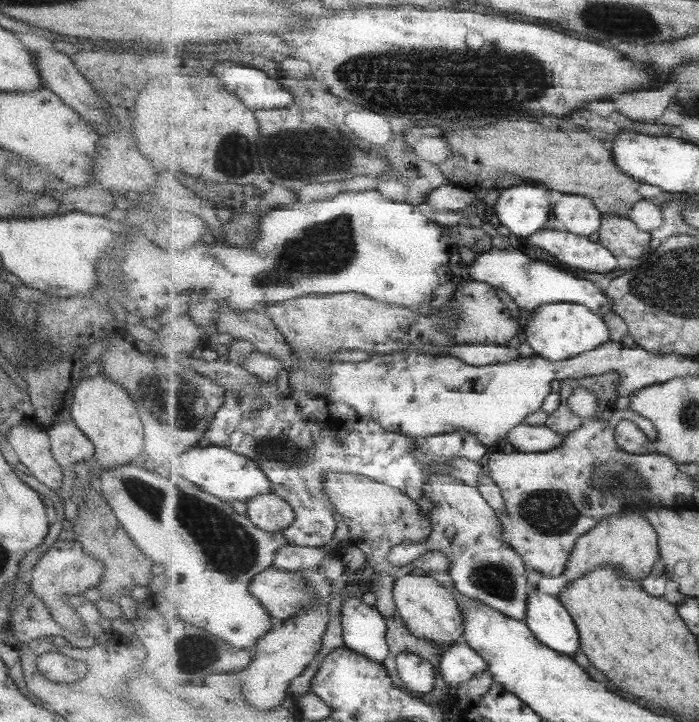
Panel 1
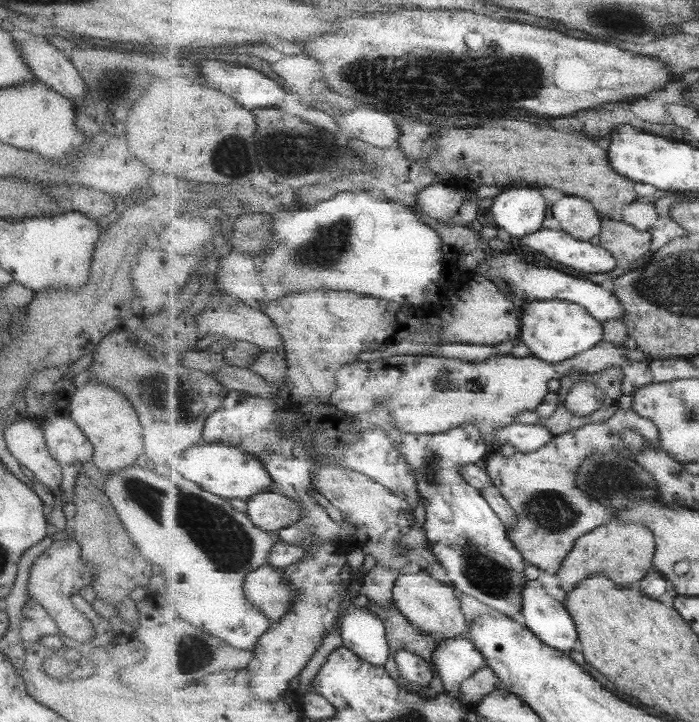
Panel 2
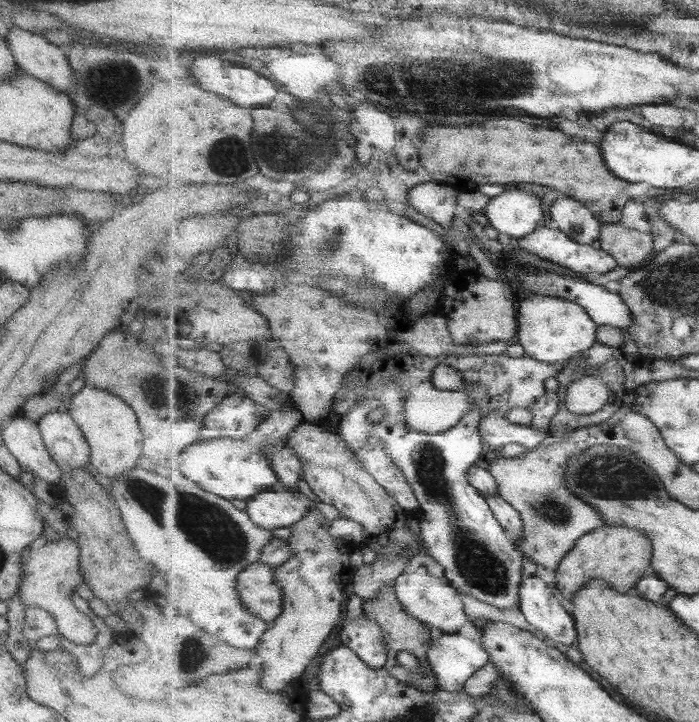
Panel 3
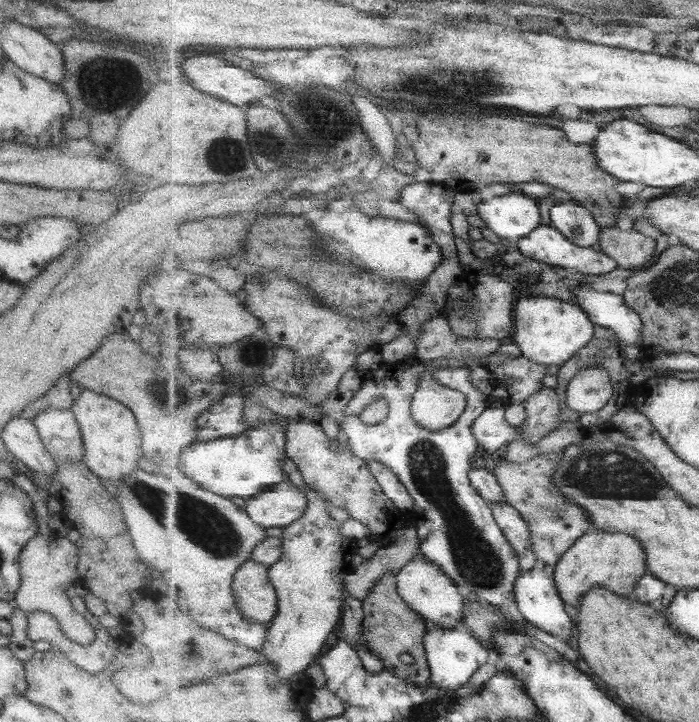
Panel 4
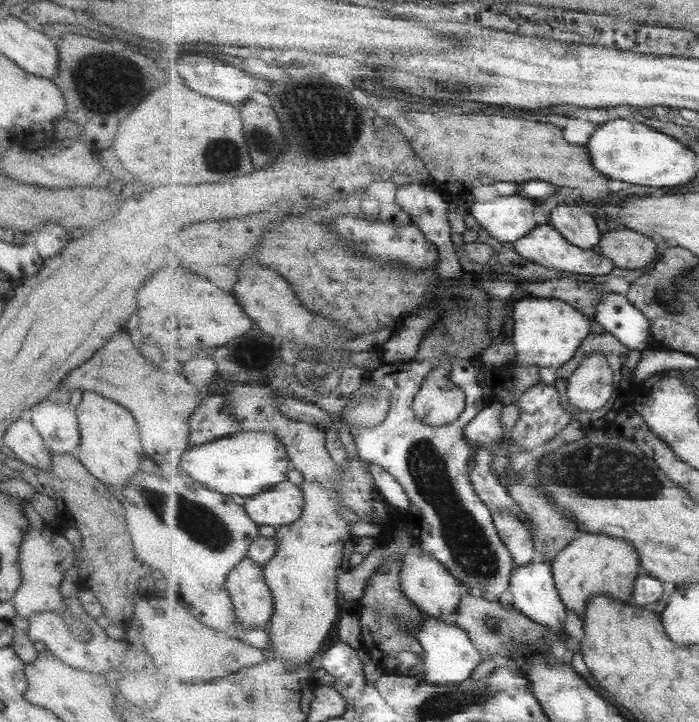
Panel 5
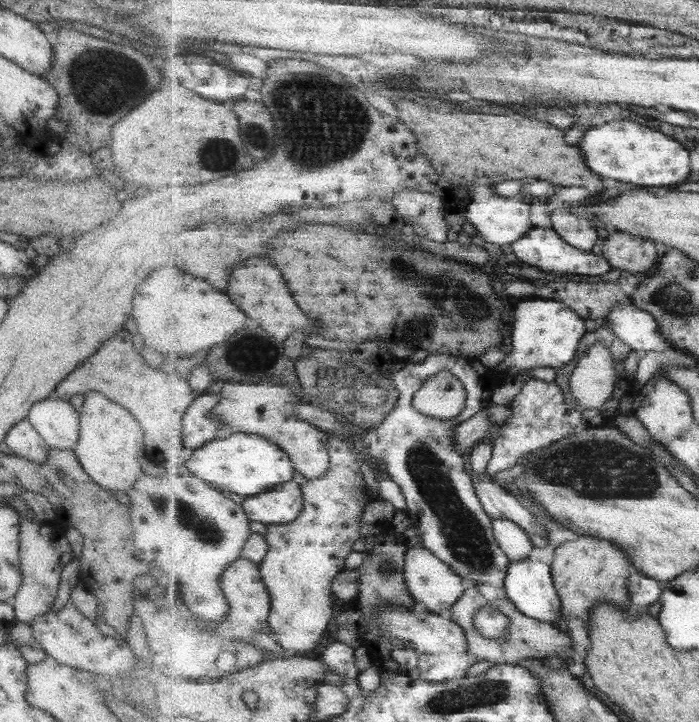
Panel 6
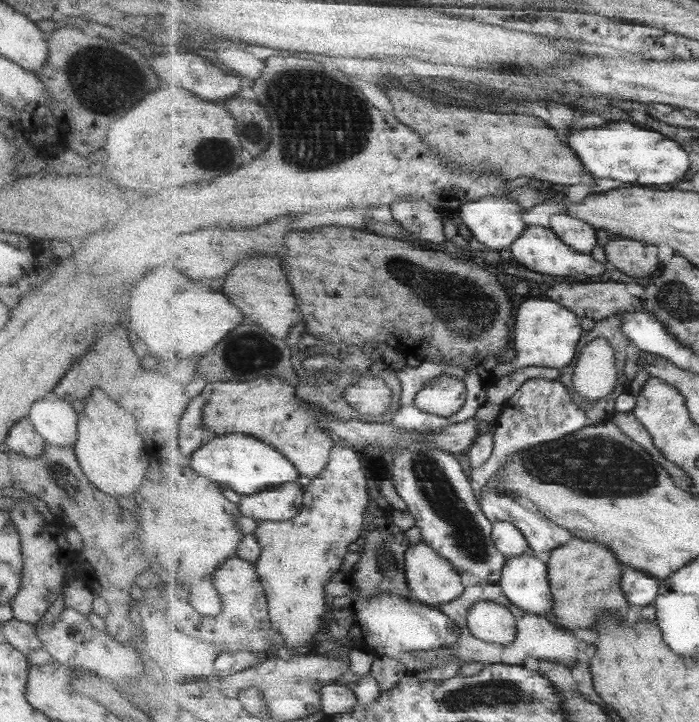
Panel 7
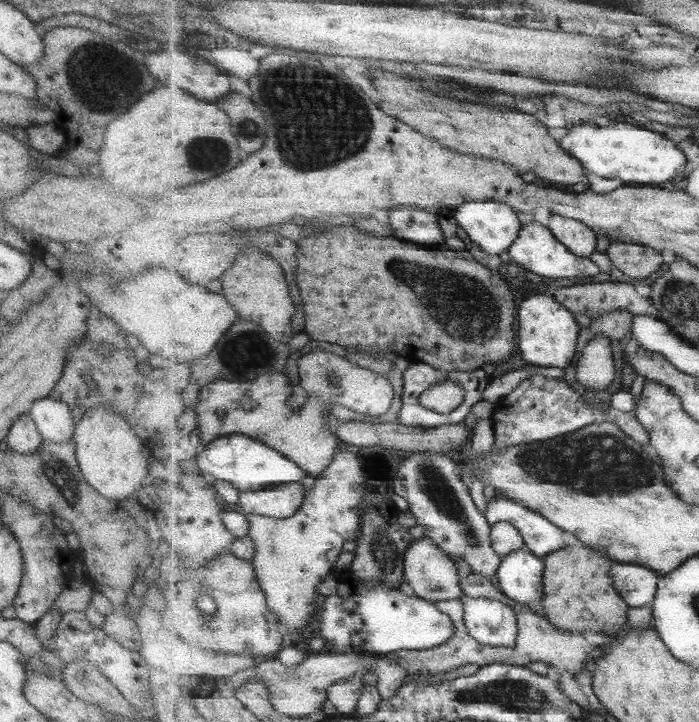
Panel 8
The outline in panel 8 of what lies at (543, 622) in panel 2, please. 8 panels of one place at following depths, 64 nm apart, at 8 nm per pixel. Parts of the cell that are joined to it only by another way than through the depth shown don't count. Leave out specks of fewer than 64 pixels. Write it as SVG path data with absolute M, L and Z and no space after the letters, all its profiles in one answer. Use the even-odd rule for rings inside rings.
M528 547L502 557L498 568L498 586L518 603L541 602L544 593L544 559Z

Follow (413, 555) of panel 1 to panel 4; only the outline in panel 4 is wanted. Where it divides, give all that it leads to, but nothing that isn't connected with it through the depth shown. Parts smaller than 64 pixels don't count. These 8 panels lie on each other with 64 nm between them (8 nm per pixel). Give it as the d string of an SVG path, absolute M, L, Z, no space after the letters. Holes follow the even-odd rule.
M402 362L392 367L382 364L373 373L372 381L364 379L362 388L357 391L345 408L343 422L341 422L342 435L347 436L349 448L353 454L359 455L359 458L364 461L377 458L379 462L389 466L402 480L403 485L407 487L415 501L410 521L418 529L421 552L424 556L432 560L435 565L439 565L447 573L447 576L450 576L458 584L463 594L475 593L480 602L488 602L492 606L502 607L507 596L511 592L514 594L515 583L522 573L519 557L506 535L503 534L502 527L498 525L491 504L479 494L470 480L471 460L477 454L477 450L481 448L474 435L473 426L479 416L482 416L488 408L487 401L490 396L481 389L475 388L469 368L456 369L457 384L461 384L461 390L467 398L467 408L465 408L462 418L453 426L441 430L429 430L415 422L411 406L415 393L419 389L419 381L425 375L425 366ZM375 400L385 400L389 404L390 412L383 423L369 426L363 423L359 414L363 414L363 410Z

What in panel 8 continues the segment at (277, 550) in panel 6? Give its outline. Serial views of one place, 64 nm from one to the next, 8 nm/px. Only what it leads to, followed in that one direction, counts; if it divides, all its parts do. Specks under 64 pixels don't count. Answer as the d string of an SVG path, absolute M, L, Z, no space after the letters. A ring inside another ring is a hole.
M342 446L336 451L334 461L327 467L327 470L322 472L321 477L316 478L316 482L312 488L307 491L306 501L303 503L302 508L291 516L291 518L271 518L258 514L250 514L247 516L247 514L244 514L248 521L248 535L255 543L256 553L251 561L254 563L256 574L258 575L258 581L260 582L262 589L266 591L267 600L271 610L278 616L277 620L279 620L279 624L283 624L287 629L287 632L291 634L291 640L294 642L294 645L299 645L299 642L304 640L304 637L301 635L301 631L305 626L307 626L307 624L309 624L309 620L311 620L309 616L317 610L317 606L315 606L315 604L317 604L317 600L319 600L317 585L321 584L321 581L327 576L327 574L329 574L329 572L331 572L331 568L334 568L334 564L337 562L339 554L344 551L343 544L345 544L347 540L355 541L359 536L359 529L363 526L363 519L361 519L361 504L363 504L363 494L365 494L366 486L365 474L361 466L363 466L363 461L356 455L354 449Z

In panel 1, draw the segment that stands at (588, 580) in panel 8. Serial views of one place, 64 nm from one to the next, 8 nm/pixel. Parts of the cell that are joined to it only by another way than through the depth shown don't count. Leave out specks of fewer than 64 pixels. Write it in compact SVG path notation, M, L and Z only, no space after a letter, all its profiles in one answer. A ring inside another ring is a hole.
M624 512L602 520L599 526L578 538L563 576L566 577L567 585L569 585L587 576L596 568L610 564L622 570L626 578L642 581L653 572L661 557L658 531L655 527L642 512Z

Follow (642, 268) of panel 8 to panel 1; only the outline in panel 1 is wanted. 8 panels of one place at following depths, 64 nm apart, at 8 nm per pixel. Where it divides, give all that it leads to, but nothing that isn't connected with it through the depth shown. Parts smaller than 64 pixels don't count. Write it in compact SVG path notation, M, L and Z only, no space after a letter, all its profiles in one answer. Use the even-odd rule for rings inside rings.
M615 214L602 216L602 228L598 232L599 242L617 258L628 256L637 258L652 251L652 233L643 232L628 217L619 218Z

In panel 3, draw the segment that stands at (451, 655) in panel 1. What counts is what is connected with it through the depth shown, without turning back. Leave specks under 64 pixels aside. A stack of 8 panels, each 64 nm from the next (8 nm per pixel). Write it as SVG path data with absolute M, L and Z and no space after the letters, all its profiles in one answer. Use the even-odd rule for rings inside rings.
M468 622L459 633L445 633L437 639L431 639L428 661L436 676L438 688L457 692L465 690L466 682L490 661L490 654L482 644L482 634L473 622Z

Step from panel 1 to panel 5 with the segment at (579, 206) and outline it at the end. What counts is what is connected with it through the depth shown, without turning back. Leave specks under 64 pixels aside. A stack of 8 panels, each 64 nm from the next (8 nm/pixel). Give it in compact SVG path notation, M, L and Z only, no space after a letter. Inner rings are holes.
M560 202L551 210L550 222L569 242L583 250L591 250L602 241L597 220L581 208Z

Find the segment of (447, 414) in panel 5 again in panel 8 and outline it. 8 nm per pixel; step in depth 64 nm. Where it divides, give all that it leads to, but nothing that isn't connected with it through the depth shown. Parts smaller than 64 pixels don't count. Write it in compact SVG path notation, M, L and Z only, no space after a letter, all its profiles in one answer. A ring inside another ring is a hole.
M443 381L437 383L422 394L419 402L439 414L451 414L463 404L465 400L465 389L456 381Z

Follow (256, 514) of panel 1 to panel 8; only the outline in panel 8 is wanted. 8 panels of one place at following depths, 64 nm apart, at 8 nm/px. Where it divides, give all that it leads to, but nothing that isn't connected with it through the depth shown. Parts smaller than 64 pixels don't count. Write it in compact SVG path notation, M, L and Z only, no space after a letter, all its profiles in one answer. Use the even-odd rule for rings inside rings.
M288 483L257 492L239 492L237 511L271 518L291 518L306 501L303 484Z

